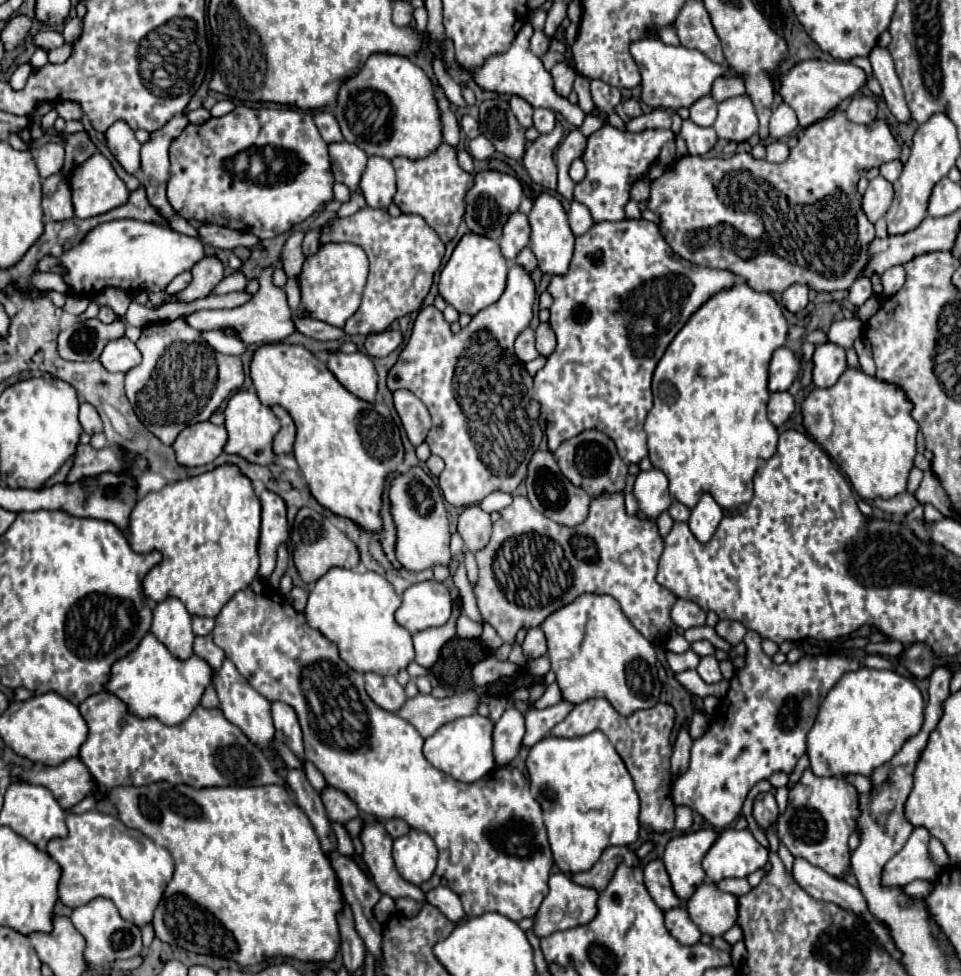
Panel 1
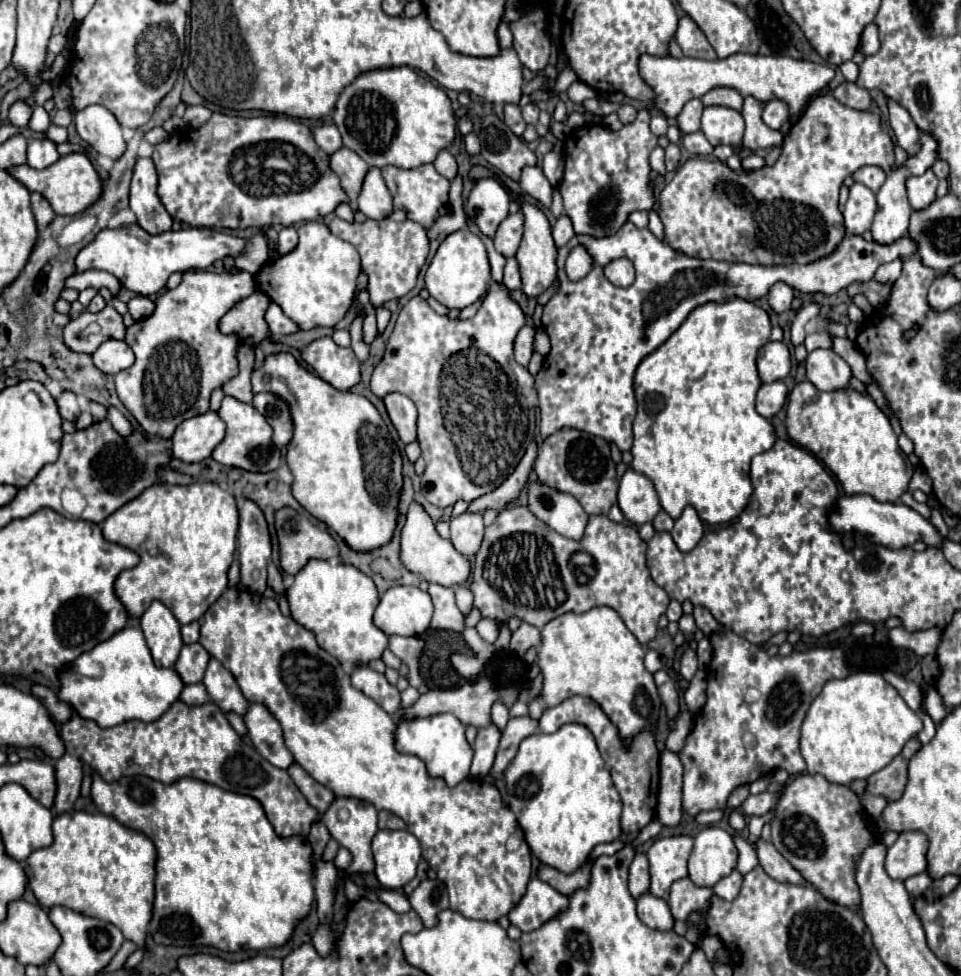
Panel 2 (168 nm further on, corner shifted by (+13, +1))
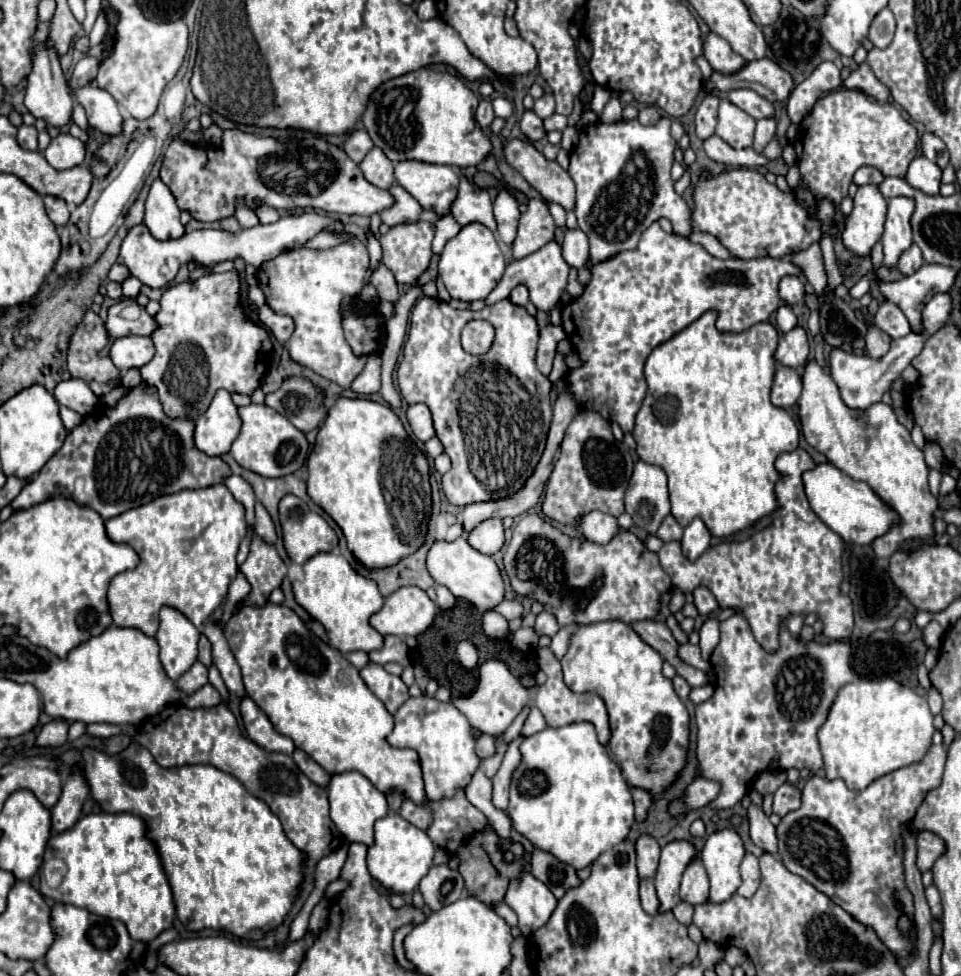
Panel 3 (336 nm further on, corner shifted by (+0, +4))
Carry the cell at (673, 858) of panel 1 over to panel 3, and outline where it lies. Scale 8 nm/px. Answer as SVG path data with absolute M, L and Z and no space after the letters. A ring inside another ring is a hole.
M672 840L662 848L660 856L660 866L654 876L658 900L660 900L660 910L672 910L678 902L678 886L682 880L682 872L688 868L688 864L698 856L698 850L692 842L688 840Z

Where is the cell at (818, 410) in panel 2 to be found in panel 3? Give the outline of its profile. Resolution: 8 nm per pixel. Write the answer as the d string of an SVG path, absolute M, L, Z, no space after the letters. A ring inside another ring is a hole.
M814 360L806 364L802 382L804 390L798 400L798 414L804 440L818 452L822 452L838 470L846 472L854 480L872 486L872 490L902 516L900 526L874 540L872 548L876 556L888 558L908 538L932 538L932 512L938 508L939 503L928 490L928 466L924 462L922 450L914 446L910 432L898 422L892 406L878 402L862 412L846 408L840 398L838 386L830 378L830 374Z

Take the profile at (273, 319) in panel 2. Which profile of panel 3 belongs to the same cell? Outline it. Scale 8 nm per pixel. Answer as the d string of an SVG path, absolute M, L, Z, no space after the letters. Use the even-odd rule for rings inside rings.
M266 304L260 308L258 316L260 316L260 322L276 336L276 340L280 340L282 344L288 342L288 338L290 338L292 332L294 332L294 320L292 320L290 316L276 314L276 312L274 312L270 306L266 306Z

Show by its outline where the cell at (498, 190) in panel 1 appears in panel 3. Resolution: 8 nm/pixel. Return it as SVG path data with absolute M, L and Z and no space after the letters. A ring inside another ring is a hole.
M500 188L494 204L494 218L498 222L498 236L504 244L512 244L514 236L516 236L516 228L518 228L518 218L520 218L520 210L518 210L518 202L516 198L510 194L508 188Z

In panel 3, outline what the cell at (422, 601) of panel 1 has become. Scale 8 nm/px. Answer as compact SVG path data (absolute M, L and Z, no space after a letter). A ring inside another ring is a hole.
M404 586L386 598L382 610L370 618L370 624L384 636L418 636L434 624L436 612L436 604L422 588Z

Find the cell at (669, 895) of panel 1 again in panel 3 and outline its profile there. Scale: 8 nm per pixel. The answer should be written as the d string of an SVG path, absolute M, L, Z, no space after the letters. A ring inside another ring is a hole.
M640 836L636 840L638 874L640 878L654 878L660 862L660 846L652 836Z

